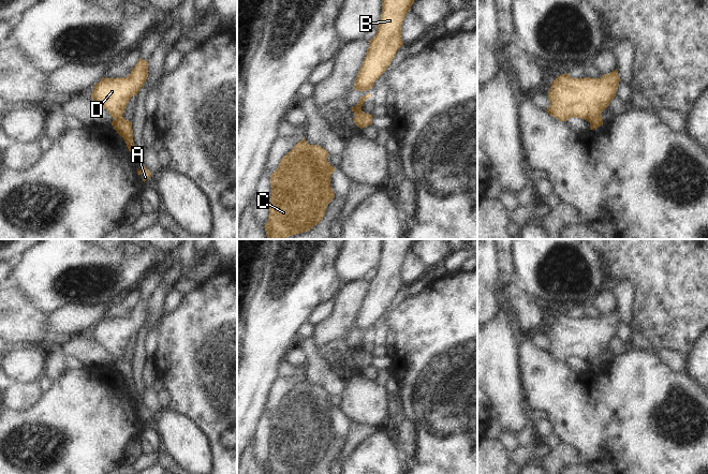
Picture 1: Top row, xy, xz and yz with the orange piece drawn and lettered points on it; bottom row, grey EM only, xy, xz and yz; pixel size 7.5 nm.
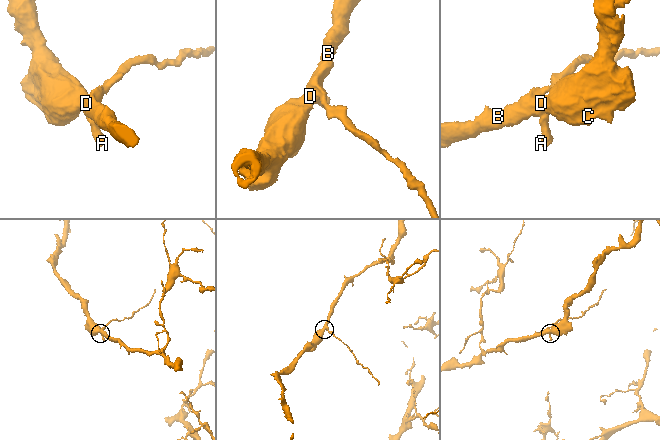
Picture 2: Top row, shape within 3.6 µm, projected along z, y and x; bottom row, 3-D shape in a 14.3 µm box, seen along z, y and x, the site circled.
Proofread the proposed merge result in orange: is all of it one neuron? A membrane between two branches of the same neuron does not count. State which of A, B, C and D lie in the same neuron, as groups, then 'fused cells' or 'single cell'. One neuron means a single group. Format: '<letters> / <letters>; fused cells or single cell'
A B C D; single cell

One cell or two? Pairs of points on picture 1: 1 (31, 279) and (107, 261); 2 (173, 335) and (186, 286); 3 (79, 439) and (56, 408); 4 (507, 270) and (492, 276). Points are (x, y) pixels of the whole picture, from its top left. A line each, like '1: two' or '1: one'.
1: one
2: two
3: one
4: two

